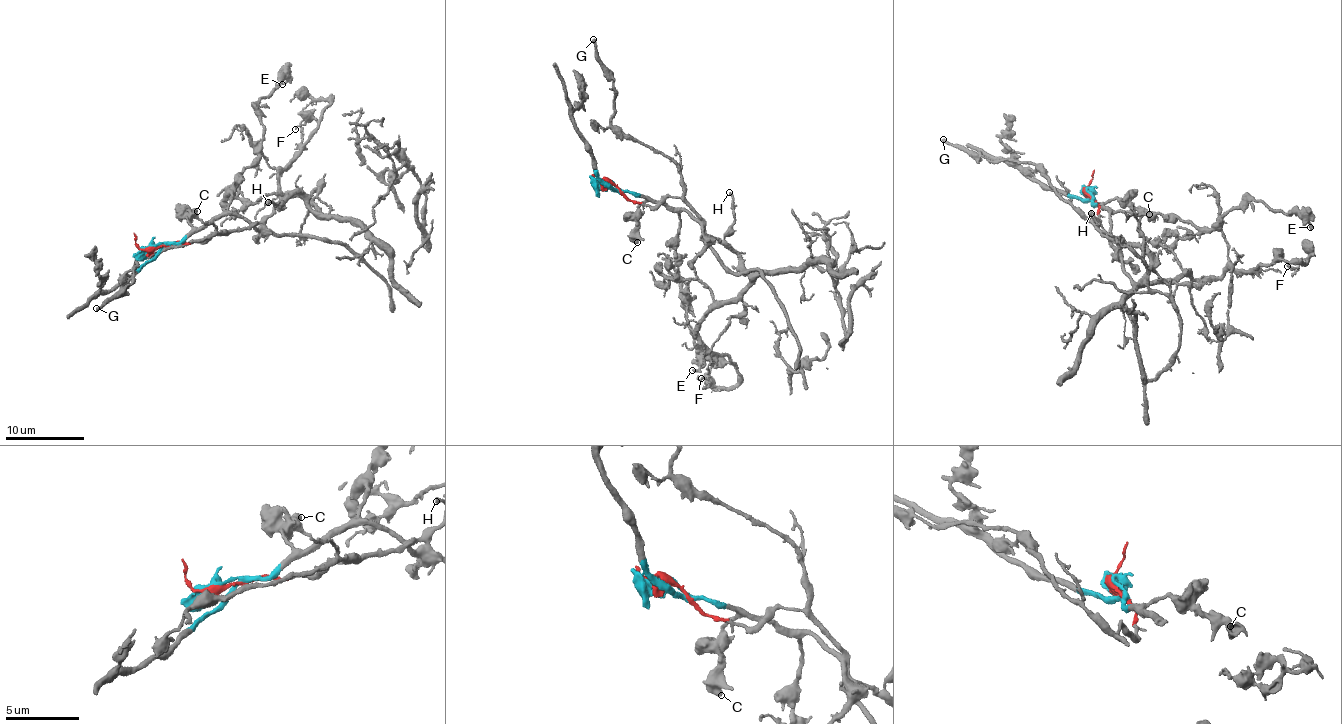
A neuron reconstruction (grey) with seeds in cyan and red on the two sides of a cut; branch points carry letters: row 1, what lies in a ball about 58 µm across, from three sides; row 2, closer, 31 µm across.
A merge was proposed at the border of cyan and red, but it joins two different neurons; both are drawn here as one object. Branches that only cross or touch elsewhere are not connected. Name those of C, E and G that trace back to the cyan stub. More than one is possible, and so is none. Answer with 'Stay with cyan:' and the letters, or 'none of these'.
Stay with cyan: C, E

